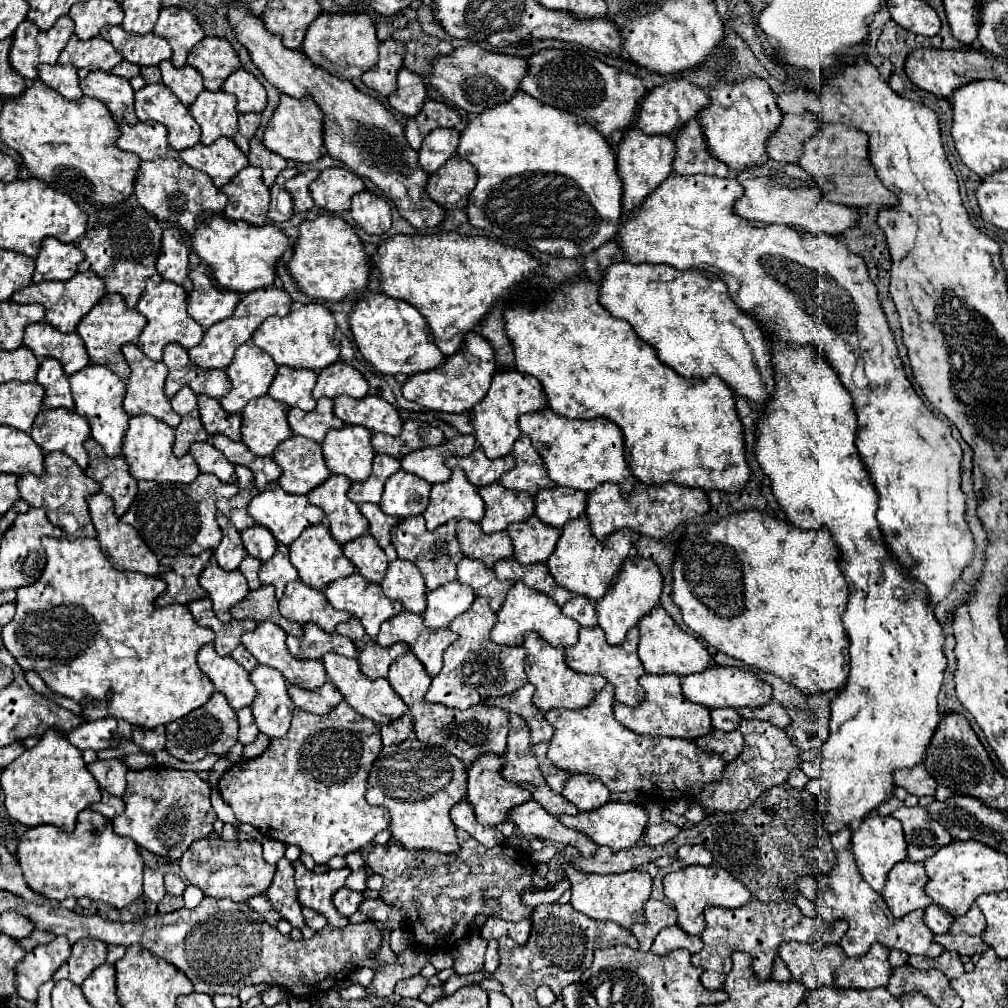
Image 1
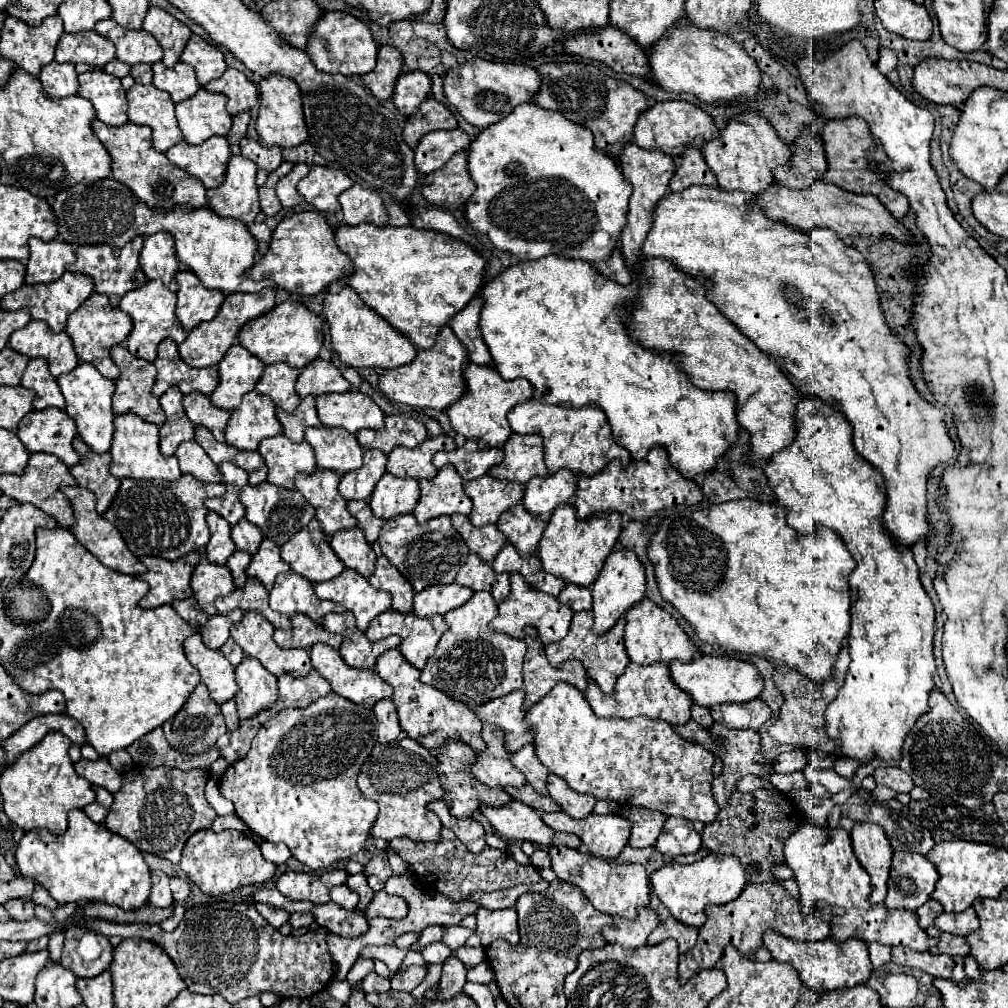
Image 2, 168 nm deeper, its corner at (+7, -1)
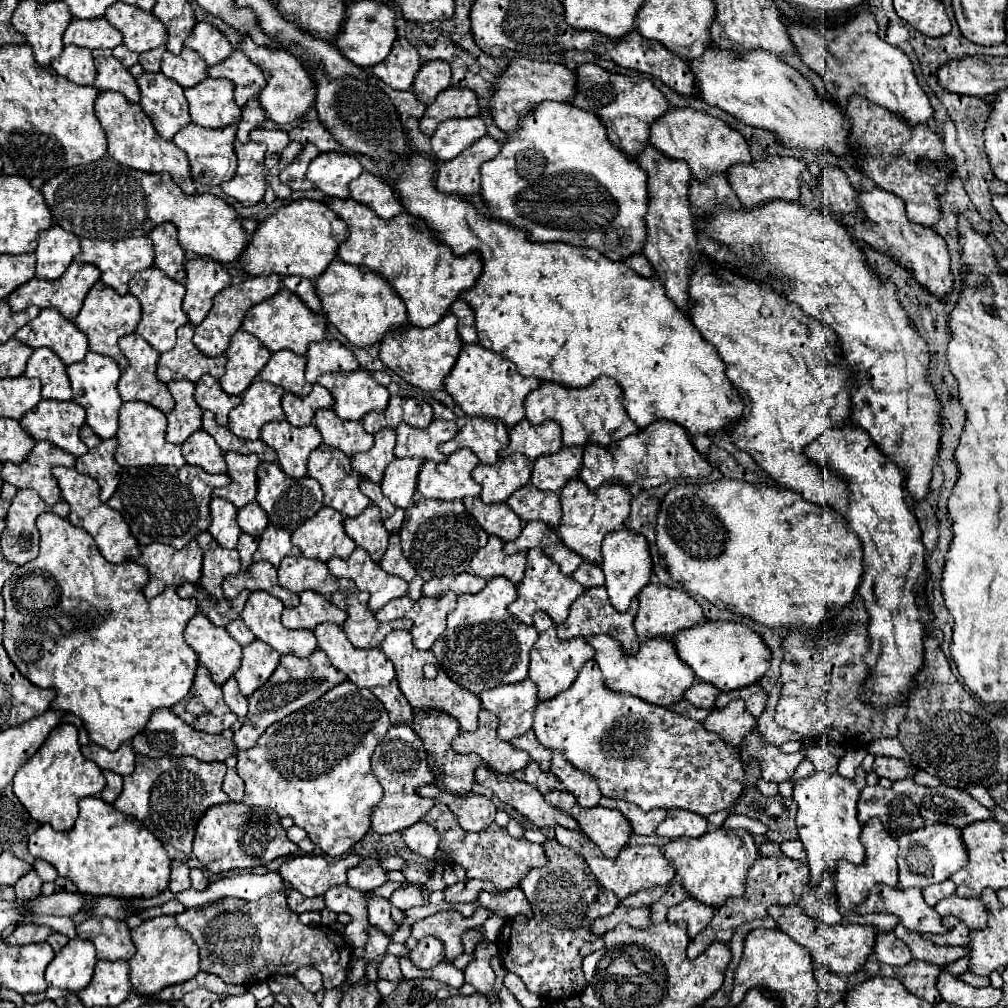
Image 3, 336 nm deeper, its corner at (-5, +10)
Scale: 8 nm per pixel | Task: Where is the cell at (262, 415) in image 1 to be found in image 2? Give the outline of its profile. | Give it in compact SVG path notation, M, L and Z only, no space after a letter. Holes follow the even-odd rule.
M249 391L241 405L231 411L225 429L225 443L243 451L255 451L261 439L279 433L281 423L275 417L275 403L257 391Z

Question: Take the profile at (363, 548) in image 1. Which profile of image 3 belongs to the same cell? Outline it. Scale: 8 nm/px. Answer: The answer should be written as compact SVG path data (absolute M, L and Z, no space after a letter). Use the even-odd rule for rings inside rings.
M369 506L365 508L359 516L355 518L347 518L345 520L345 534L359 546L363 548L371 560L379 562L387 550L387 540L389 540L389 532L385 530L381 516L379 516L379 508L377 506Z

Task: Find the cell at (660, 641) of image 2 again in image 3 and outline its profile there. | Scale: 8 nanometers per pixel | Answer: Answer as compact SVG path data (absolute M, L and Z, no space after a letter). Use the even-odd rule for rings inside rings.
M649 582L639 594L639 612L635 616L633 626L639 640L645 642L649 638L675 638L681 630L701 624L701 620L705 620L701 606L687 592Z

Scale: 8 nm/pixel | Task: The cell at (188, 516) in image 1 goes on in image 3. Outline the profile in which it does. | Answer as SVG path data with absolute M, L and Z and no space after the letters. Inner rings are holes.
M189 464L179 470L175 466L123 468L121 482L107 504L123 514L139 544L161 542L179 550L211 526L209 502L213 490L227 484L231 484L227 474L209 474L203 468Z

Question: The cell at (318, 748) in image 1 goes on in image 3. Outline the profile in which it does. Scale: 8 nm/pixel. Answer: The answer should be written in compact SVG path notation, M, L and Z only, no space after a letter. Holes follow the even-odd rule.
M347 680L337 684L311 706L305 706L281 722L271 724L253 748L237 752L237 772L245 780L243 802L251 808L271 810L281 818L293 818L293 822L307 832L311 842L331 858L347 854L347 850L369 832L369 816L383 798L383 788L371 770L371 756L389 726L385 706L369 688L359 688Z

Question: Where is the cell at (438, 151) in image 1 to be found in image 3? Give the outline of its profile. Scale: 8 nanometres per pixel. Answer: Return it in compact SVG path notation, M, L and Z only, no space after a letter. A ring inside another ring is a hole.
M479 116L451 118L437 126L431 136L431 150L439 160L451 160L485 134L485 122Z

